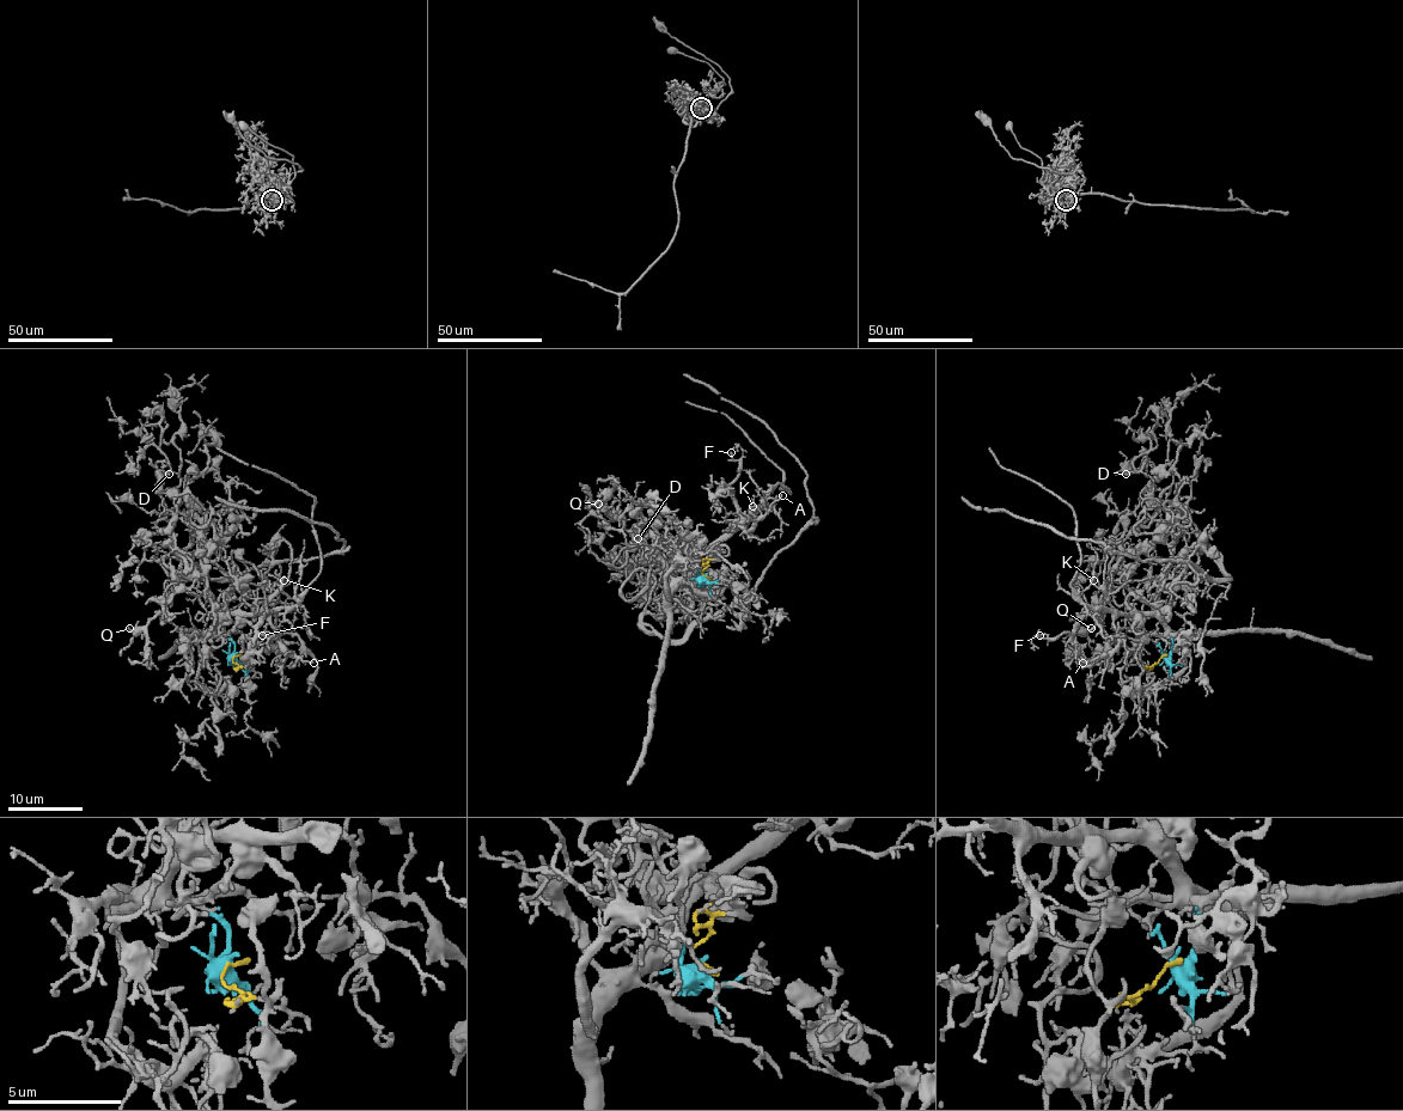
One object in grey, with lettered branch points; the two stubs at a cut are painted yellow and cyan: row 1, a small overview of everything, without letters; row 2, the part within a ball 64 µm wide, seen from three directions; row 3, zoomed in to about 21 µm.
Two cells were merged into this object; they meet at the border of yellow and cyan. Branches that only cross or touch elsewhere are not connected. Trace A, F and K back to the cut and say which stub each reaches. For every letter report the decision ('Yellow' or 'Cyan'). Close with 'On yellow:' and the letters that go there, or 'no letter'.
A: Cyan
F: Cyan
K: Cyan
On yellow: no letter

